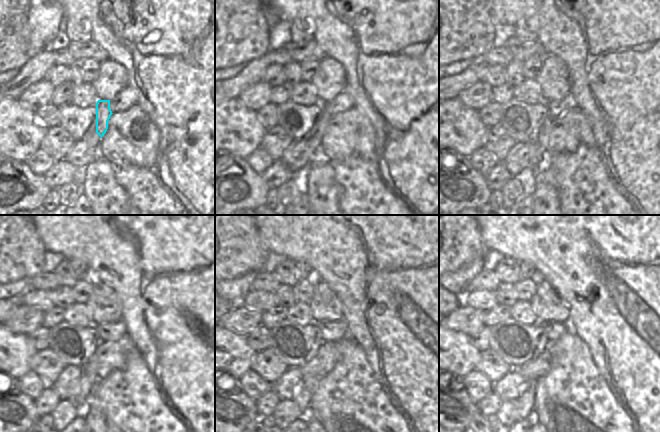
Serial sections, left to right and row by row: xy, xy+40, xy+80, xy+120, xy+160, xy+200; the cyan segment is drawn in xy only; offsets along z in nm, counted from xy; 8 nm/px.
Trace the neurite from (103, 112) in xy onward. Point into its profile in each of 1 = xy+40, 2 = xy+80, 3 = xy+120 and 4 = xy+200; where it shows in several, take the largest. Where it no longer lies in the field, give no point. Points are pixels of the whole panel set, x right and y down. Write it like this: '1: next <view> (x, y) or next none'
1: next xy+40 (314, 141)
2: next xy+80 (538, 144)
3: next xy+120 (89, 377)
4: next xy+200 (524, 403)

